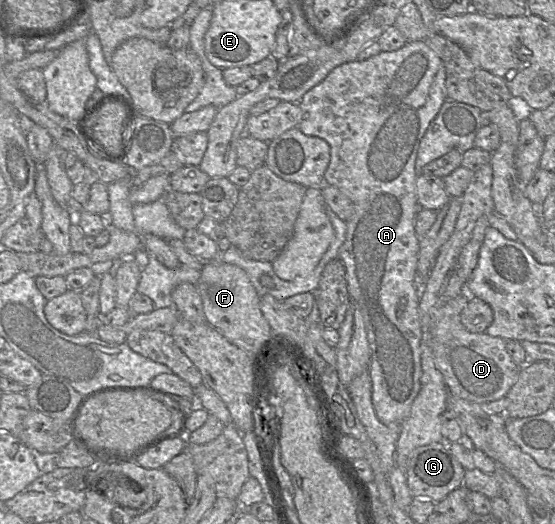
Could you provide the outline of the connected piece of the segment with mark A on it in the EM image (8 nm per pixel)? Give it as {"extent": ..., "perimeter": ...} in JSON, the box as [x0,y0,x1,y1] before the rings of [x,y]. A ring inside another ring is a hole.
{"extent":[297,40,446,423],"perimeter":[[[424,40],[408,41],[395,51],[381,51],[365,60],[353,60],[343,63],[329,72],[323,81],[307,91],[297,102],[302,110],[302,118],[297,128],[305,135],[324,139],[331,148],[330,162],[324,174],[324,184],[332,185],[342,190],[353,203],[353,214],[346,221],[346,238],[341,245],[338,258],[346,270],[346,280],[350,298],[360,307],[364,319],[367,340],[370,348],[370,363],[368,370],[372,383],[372,403],[378,418],[383,423],[402,423],[410,414],[411,406],[421,388],[421,323],[419,314],[420,290],[415,284],[420,237],[415,232],[415,219],[420,209],[416,194],[416,178],[420,171],[416,169],[416,157],[420,141],[429,124],[436,117],[446,100],[446,71],[442,60],[426,44]]]}

